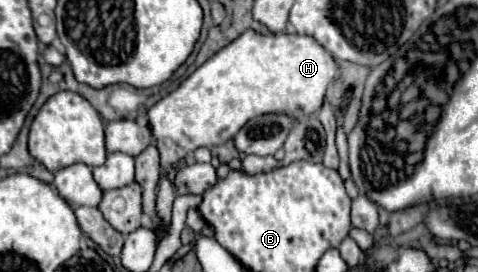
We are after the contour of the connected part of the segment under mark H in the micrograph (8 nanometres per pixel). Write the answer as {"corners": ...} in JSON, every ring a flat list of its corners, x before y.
{"corners":[[248,29,236,41,232,41,214,57,210,57,202,67,198,67,176,91,168,93,154,107,150,107,148,109,150,127,154,137,158,139,158,149,162,157,162,177,156,193,156,211,164,219,164,223,170,223,172,201,176,197,170,181,166,179,166,171,174,163,178,163,182,157,186,157,186,153,198,147,214,147,226,143,252,117,260,117,266,113,284,113,284,115,292,115,292,119,298,121,306,115,320,111,326,91,336,79,336,75,338,75,336,59,312,35,298,35,298,33,262,35,254,29]]}

